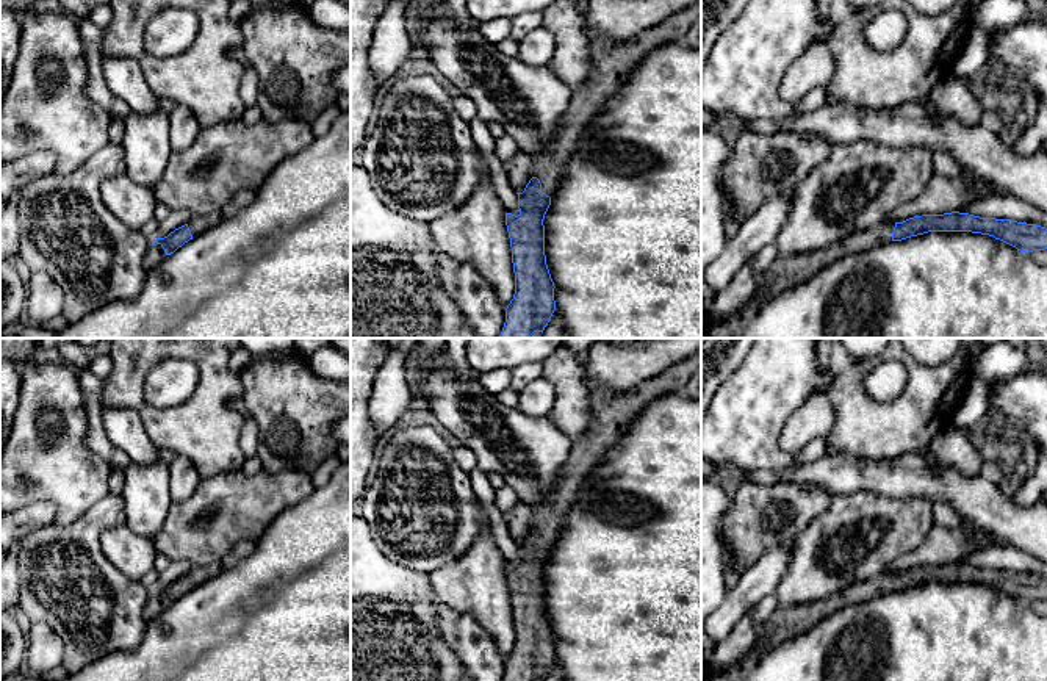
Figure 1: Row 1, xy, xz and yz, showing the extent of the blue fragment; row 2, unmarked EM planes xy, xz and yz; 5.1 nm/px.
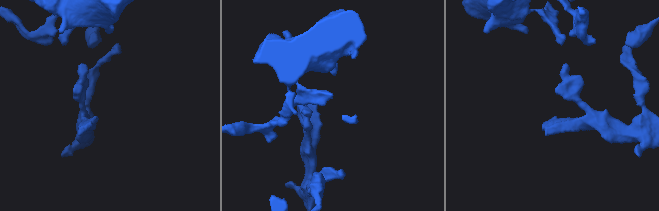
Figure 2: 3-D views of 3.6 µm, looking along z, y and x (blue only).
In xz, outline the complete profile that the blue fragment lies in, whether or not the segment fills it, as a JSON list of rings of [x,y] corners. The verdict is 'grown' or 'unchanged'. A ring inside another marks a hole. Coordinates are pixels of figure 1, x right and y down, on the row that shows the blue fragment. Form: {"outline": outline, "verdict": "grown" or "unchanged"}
{"outline": [[[696,0],[624,42],[613,42],[585,23],[590,41],[588,78],[573,89],[552,141],[537,160],[532,160],[534,177],[523,193],[516,193],[520,214],[506,213],[515,294],[506,308],[506,322],[498,338],[531,338],[534,332],[543,333],[556,310],[556,286],[545,255],[543,219],[565,175],[577,138],[593,116],[618,92],[640,59],[665,44],[684,42],[700,16],[701,0]]], "verdict": "grown"}

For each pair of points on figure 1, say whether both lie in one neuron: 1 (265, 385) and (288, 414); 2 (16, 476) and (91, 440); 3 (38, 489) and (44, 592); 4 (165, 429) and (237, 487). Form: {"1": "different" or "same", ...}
{"1": "same", "2": "different", "3": "different", "4": "different"}

